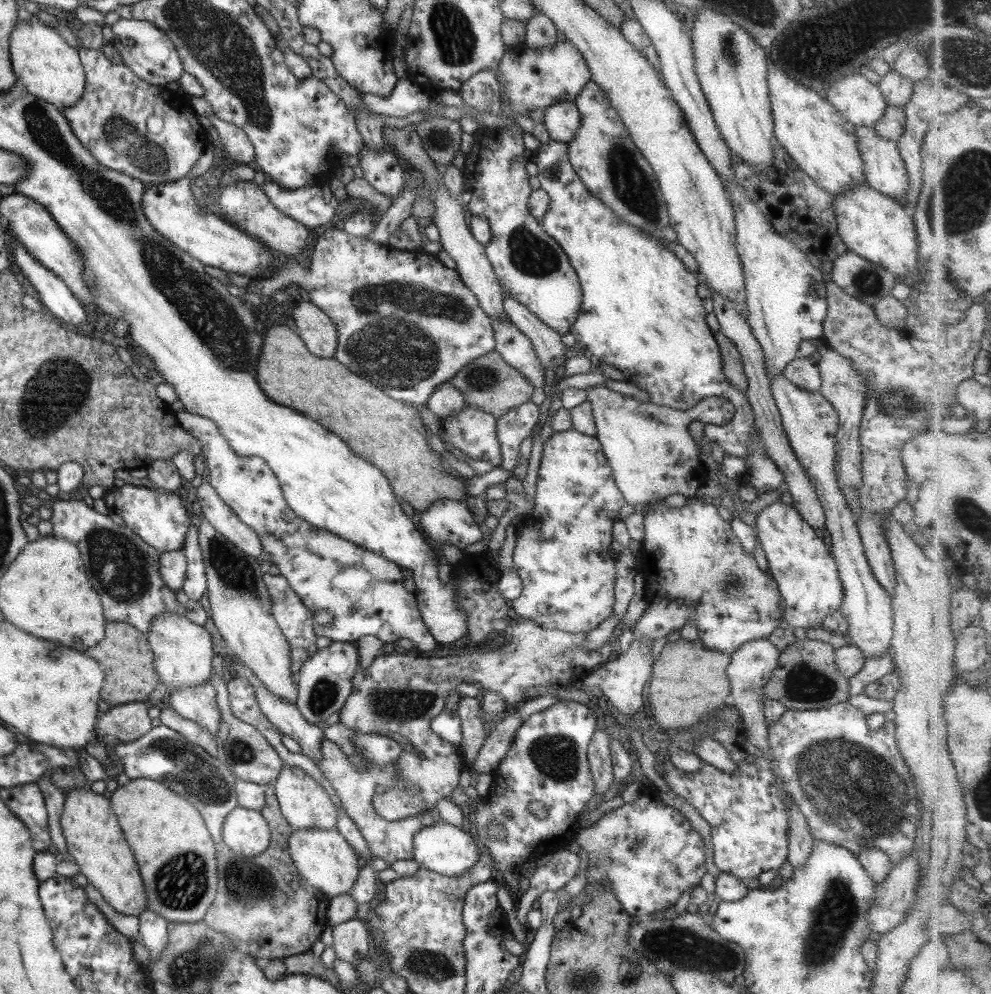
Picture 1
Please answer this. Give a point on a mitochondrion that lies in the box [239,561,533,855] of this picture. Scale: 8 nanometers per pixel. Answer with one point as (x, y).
(388, 705)

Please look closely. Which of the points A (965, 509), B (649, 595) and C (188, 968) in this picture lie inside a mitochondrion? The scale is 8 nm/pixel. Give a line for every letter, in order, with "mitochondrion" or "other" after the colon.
A: mitochondrion
B: other
C: mitochondrion

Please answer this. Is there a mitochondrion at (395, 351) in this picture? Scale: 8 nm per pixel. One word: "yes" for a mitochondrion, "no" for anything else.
yes

